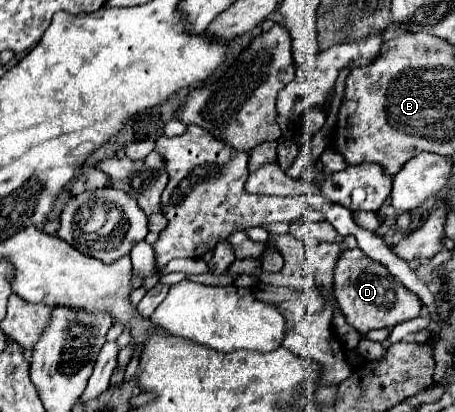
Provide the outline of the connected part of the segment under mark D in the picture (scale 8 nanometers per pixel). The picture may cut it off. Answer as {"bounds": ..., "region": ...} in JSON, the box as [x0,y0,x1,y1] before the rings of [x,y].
{"bounds":[335,248,421,334],"region":[[[359,248],[343,254],[335,268],[335,300],[347,324],[351,324],[359,334],[367,334],[375,328],[397,326],[405,320],[417,318],[421,312],[421,300],[401,286],[383,264],[373,262]]]}

